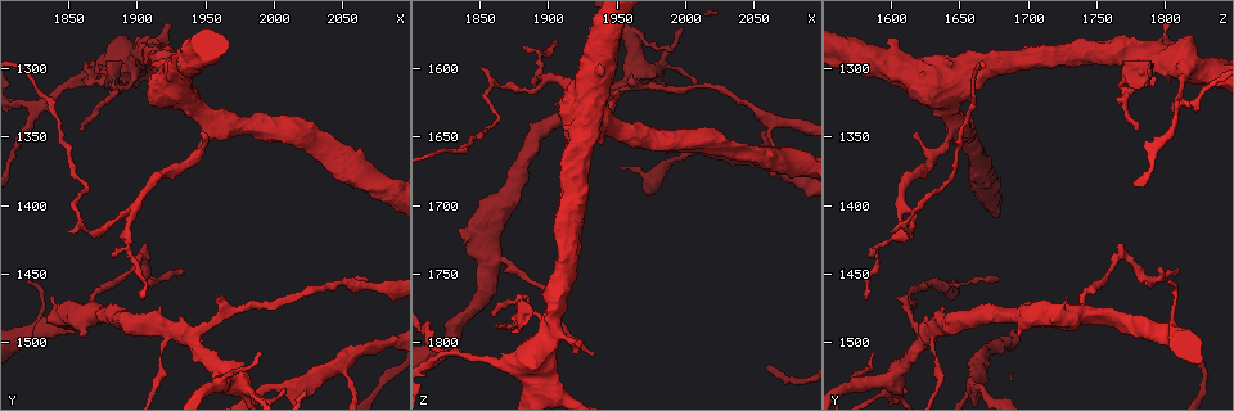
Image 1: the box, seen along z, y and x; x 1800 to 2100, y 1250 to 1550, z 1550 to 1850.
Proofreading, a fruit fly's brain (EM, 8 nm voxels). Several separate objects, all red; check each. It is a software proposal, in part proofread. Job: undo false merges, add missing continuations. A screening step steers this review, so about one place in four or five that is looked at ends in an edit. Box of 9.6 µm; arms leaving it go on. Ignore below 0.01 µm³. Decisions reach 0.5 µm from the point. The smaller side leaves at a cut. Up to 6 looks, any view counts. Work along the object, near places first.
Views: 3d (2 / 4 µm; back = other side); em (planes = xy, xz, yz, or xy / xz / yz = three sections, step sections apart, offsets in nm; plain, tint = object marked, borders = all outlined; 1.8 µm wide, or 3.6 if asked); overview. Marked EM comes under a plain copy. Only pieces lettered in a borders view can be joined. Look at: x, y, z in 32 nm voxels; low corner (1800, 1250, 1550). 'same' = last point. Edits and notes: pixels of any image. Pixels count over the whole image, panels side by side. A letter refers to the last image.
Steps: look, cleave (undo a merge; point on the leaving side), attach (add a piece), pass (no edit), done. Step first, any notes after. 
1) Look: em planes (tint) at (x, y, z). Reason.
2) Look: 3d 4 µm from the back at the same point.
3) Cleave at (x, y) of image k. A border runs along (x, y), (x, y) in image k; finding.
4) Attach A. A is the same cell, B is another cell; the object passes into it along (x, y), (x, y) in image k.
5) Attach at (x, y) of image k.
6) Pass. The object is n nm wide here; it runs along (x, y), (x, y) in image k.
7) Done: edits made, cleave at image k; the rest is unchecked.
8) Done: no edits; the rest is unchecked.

Look: 3d 2 µm at (2062, 1456, 1634). A fork.

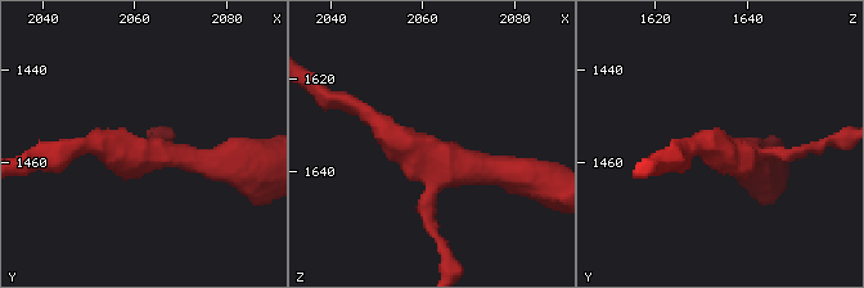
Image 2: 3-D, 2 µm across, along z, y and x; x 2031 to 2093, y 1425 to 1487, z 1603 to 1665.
Look: em 3.6 µm xy step 16 (tint) at (2060, 1457, 1637). Shape alone is not enough.

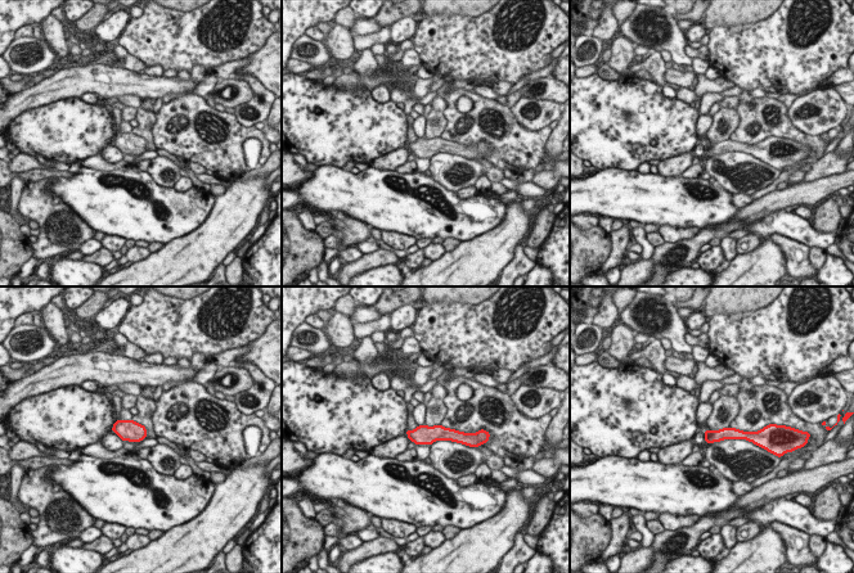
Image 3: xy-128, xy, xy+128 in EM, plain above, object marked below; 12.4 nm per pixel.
Look: em 3.6 µm planes (borders) at the same point. Another direction.

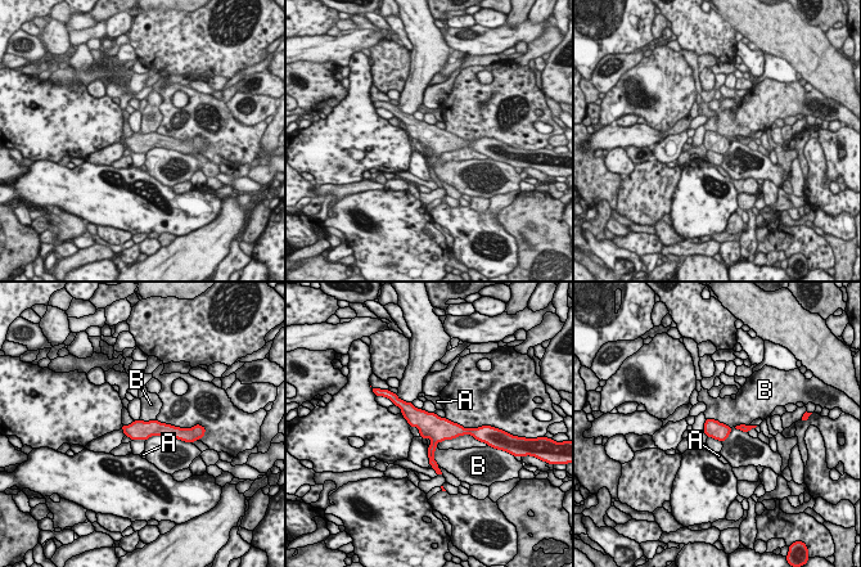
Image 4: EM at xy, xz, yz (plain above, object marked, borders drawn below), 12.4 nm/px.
Pass. A and B are other cells; all the same cell.

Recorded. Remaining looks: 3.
Look: em xy step 16 (tint) at (1946, 1346, 1618). Free end.

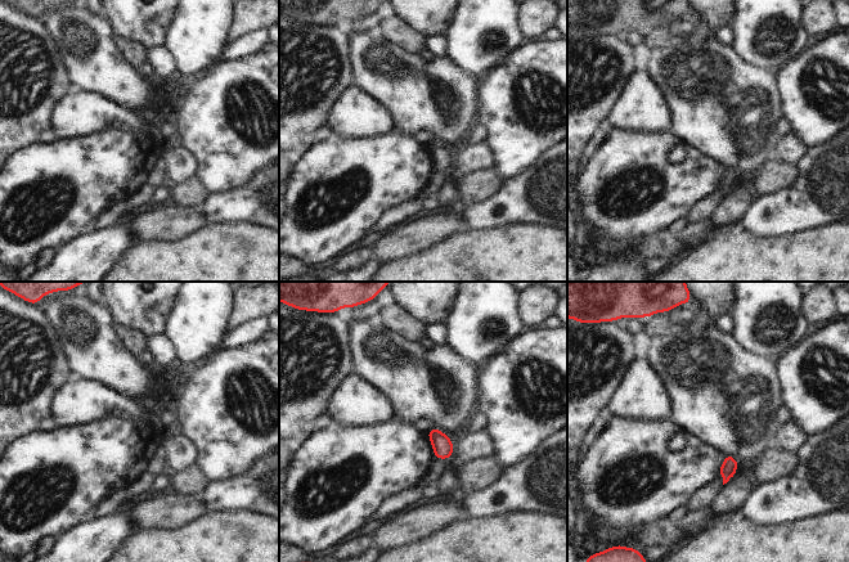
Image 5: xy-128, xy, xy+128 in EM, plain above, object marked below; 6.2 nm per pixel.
Look: em planes (borders) at the same point. Cut it another way.

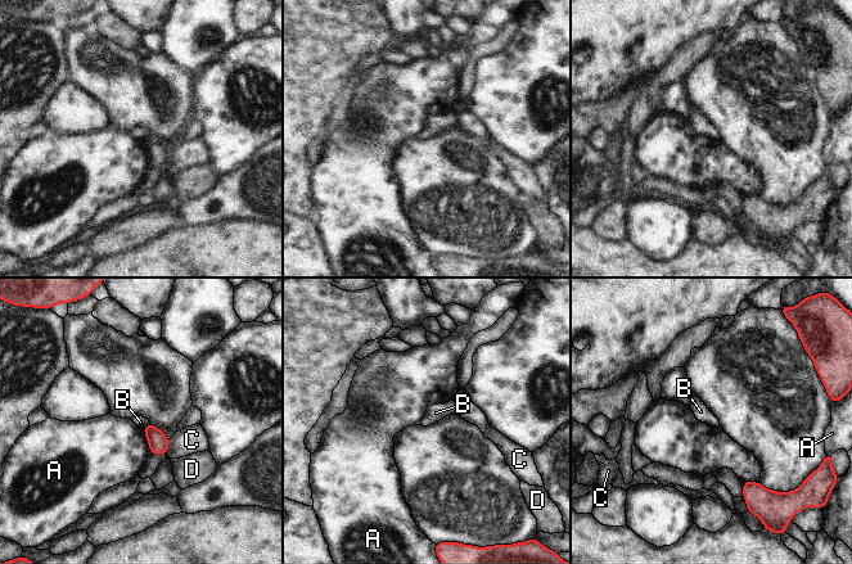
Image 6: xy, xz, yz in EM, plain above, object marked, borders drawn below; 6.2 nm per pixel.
Pass. The longest contact is with A, 170 nm; A, B, C and D are other cells; a border runs along (149, 422), (140, 428) in image 6; no lettered piece goes on from it.

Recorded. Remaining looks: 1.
Look: em planes (borders) at (1882, 1436, 1586). Thin end.

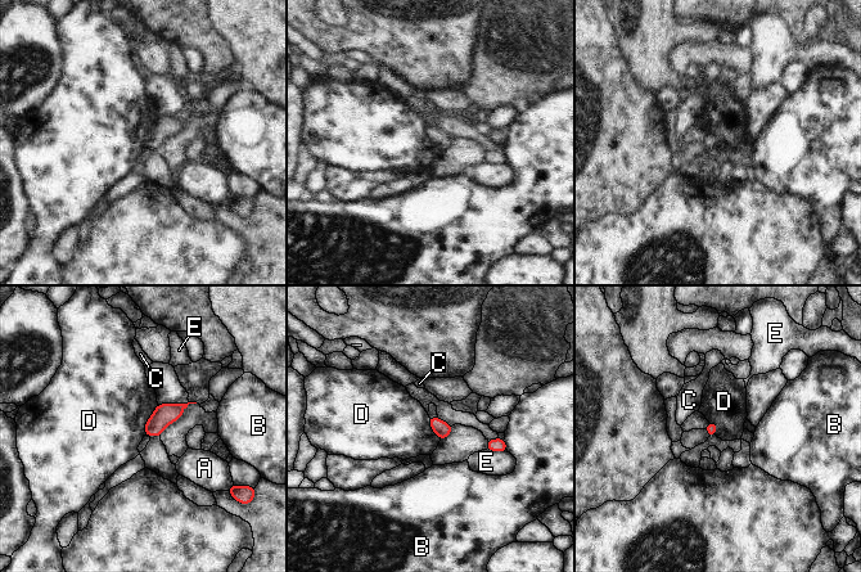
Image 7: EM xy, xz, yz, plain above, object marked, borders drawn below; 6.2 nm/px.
Pass. The longest contact is with D, 220 nm; A, B, C, D and E are other cells; a border runs along (157, 402), (144, 424), (144, 435) in image 7; no lettered piece goes on from it.

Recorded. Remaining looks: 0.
Done: no edits; the rest is unchecked.

